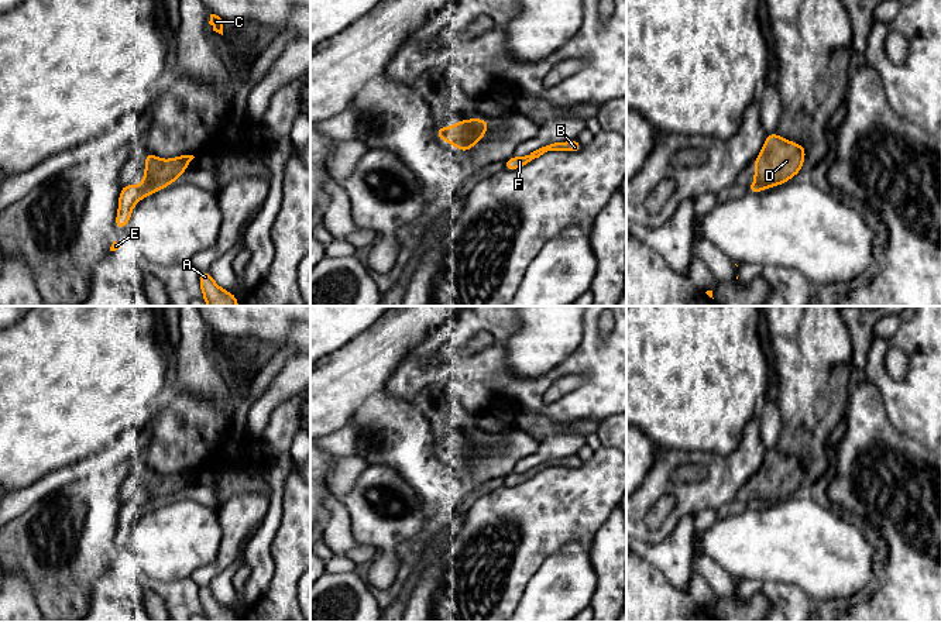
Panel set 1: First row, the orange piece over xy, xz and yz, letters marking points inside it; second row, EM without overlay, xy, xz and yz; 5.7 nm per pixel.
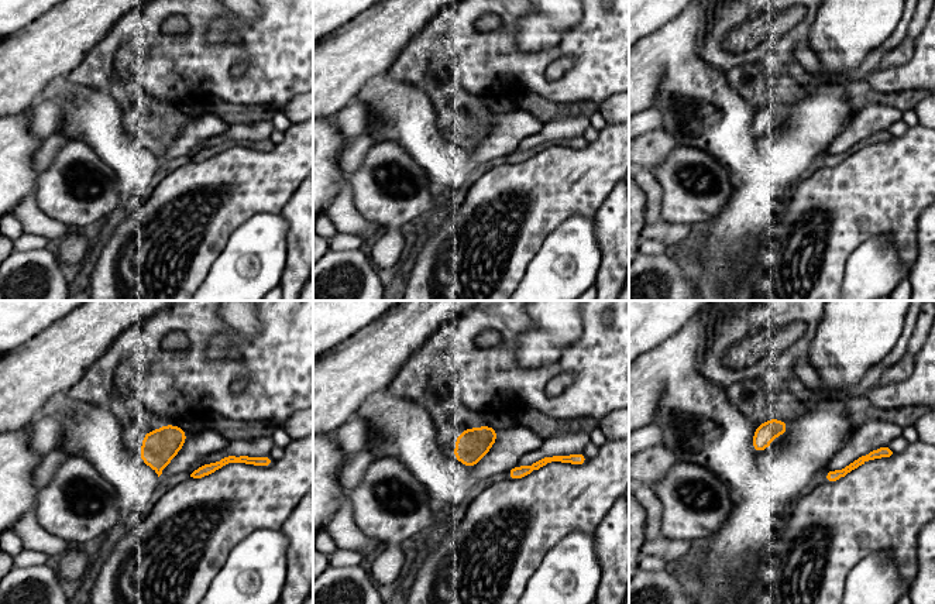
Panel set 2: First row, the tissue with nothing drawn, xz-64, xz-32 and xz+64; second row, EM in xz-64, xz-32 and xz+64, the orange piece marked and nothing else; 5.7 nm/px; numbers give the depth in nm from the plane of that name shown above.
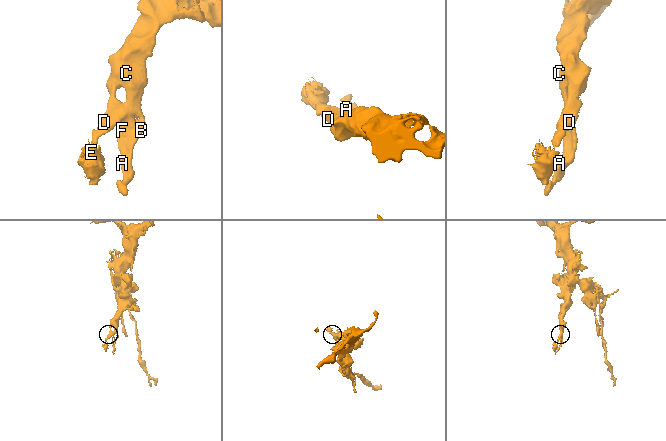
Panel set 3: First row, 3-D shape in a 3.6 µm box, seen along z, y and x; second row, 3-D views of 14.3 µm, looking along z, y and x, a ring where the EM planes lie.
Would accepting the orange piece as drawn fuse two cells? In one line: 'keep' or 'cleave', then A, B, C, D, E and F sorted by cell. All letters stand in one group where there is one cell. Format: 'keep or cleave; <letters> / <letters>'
keep; A B C D E F

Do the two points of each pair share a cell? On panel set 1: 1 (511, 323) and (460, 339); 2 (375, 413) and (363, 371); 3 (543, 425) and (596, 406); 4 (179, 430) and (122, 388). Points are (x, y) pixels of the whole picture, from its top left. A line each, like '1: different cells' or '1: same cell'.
1: same cell
2: different cells
3: different cells
4: different cells

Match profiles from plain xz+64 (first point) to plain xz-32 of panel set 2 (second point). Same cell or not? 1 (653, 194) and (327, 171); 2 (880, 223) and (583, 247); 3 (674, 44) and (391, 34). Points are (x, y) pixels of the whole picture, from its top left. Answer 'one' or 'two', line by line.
1: two
2: two
3: one

